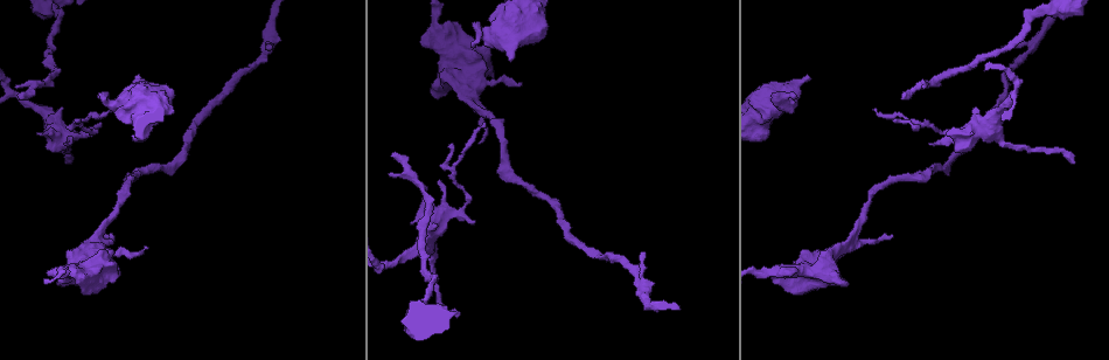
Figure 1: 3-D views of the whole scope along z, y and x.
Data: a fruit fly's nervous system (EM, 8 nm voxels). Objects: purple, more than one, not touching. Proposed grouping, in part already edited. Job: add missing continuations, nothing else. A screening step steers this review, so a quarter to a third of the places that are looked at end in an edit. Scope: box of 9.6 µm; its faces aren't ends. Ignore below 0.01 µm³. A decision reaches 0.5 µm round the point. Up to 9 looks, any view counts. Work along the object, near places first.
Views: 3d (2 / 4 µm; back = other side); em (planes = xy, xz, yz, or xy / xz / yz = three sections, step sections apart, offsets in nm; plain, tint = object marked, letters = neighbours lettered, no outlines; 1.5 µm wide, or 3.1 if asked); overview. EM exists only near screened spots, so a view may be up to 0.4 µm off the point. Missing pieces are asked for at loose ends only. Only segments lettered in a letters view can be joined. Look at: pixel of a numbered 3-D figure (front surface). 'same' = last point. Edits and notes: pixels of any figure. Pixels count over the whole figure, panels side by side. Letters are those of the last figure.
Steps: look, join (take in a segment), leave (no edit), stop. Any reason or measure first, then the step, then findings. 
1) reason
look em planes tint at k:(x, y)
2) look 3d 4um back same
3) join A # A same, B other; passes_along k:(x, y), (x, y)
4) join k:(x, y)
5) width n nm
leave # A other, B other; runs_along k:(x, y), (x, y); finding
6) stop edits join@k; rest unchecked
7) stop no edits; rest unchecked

branch stops here
look 3d 2um at 1:(475, 222)

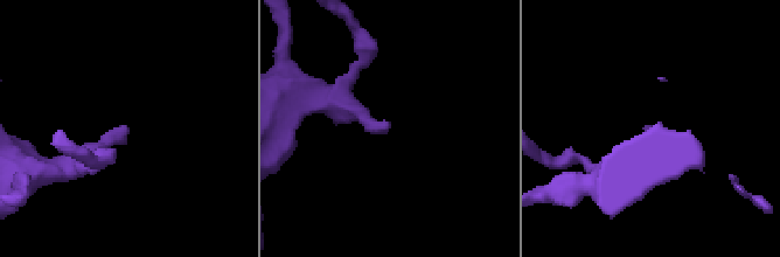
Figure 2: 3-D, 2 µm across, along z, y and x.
look em xy step 4 tint at 2:(648, 128)

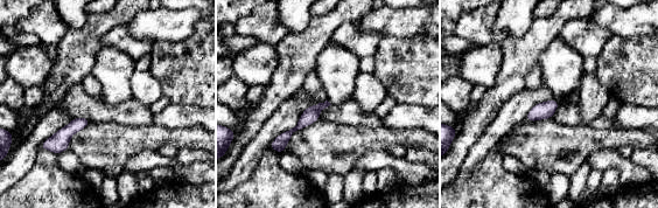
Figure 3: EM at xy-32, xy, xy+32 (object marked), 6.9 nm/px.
look em xy step 4 letters same

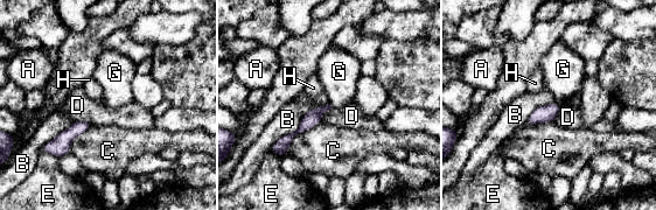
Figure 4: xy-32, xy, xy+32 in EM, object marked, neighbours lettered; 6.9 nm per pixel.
longest_contact B 400 nm
leave # A other, B other, C other, D other, E other, G other, H other; no lettered segment goes on from it

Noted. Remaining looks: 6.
an open end
look em planes letters at 1:(271, 48)

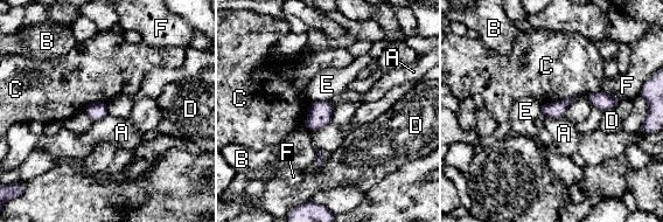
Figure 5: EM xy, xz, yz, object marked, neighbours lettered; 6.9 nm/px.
leave # A other, B other, C other, D other, E other, F other; border 5:(564, 115), (558, 118), (546, 117); no lettered segment goes on from it

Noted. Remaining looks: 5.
an open end
look em planes plain at 1:(511, 61)

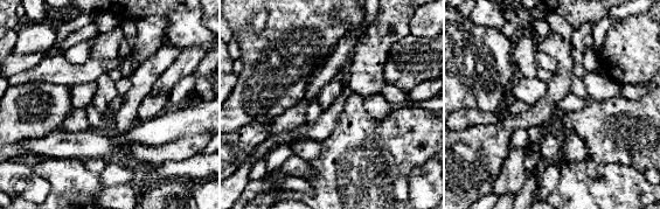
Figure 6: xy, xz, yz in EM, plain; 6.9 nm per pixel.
see the neighbours
look em planes letters same

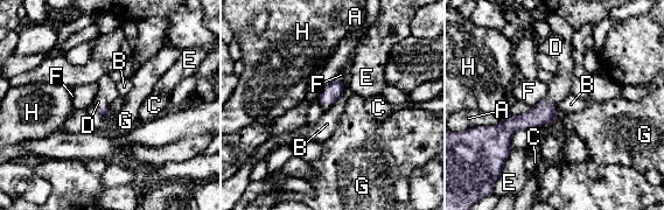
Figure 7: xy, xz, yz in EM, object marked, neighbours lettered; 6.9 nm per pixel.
longest_contact B 200 nm
join D # A other, B other, C other, D same, E other, F other, G other, H other; it goes on there

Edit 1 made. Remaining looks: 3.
see it whole again
look overview

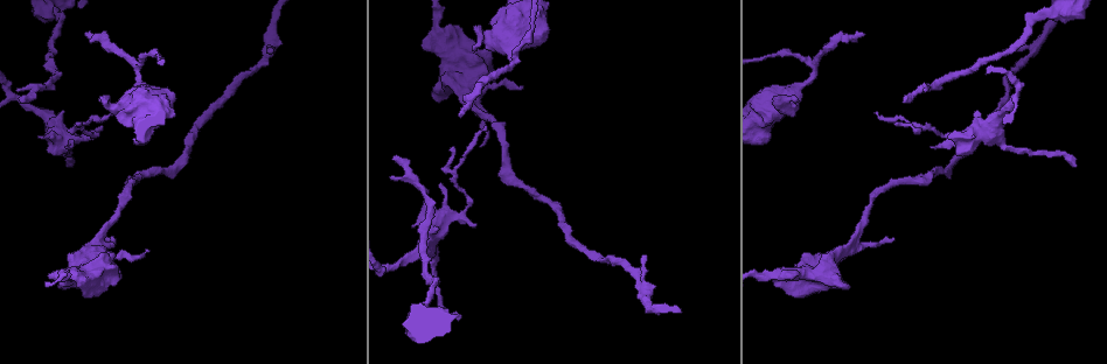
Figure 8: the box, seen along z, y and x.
free end
look 3d 2um at 8:(86, 35)

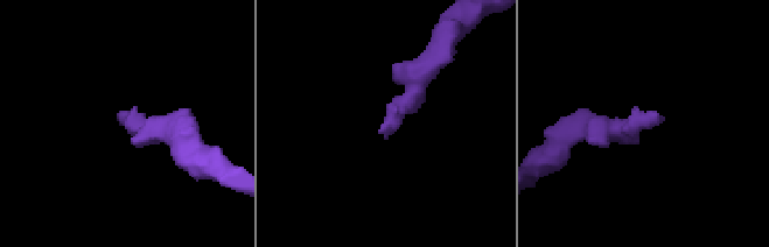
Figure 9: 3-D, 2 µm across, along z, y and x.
look em planes letters at 9:(656, 124)

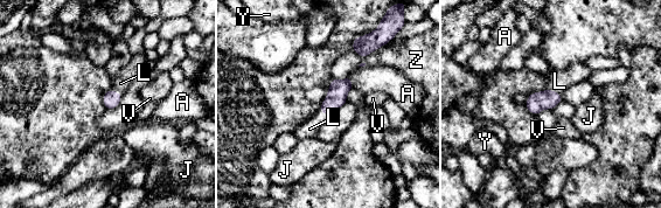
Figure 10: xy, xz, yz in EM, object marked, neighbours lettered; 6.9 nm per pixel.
width 120 nm
join L # A other, J other, L same, V other, Y other, Z other; passes_along 10:(540, 101), (552, 90), (559, 81); the neuron continues

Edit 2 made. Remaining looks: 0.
stop edits join@7, join@10; rest unchecked

